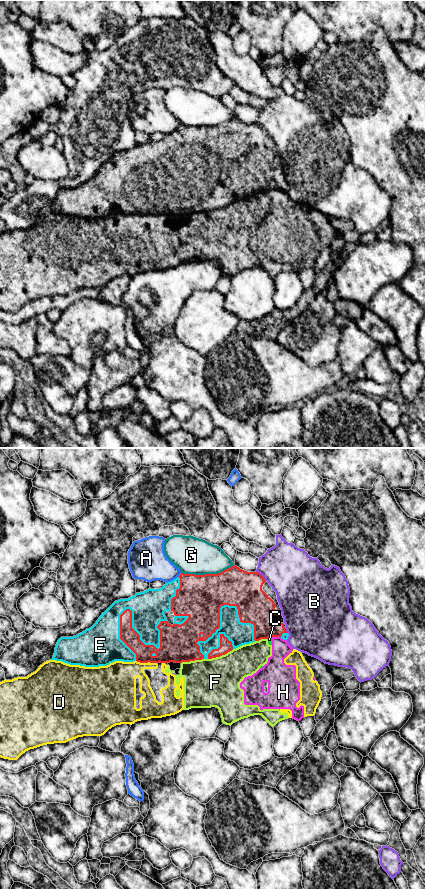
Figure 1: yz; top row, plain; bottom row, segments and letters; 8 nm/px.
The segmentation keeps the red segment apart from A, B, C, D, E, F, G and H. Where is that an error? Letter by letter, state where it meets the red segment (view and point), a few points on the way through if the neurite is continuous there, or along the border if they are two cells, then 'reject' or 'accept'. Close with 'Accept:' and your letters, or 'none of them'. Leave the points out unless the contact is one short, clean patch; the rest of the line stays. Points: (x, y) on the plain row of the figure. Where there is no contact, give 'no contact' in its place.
A: contact yz (180, 127); reject
B: contact yz (261, 127); reject
C: contact yz (269, 189); border yz (271, 189), (267, 190); reject
D: contact yz (146, 214); reject
E: contact yz (131, 174); accept
F: contact yz (220, 207); reject
G: contact yz (207, 126); reject
H: contact yz (275, 188); border yz (280, 188), (271, 189); reject
Accept: E

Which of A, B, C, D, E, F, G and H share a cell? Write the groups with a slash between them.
A / B / C D F H / E / G

